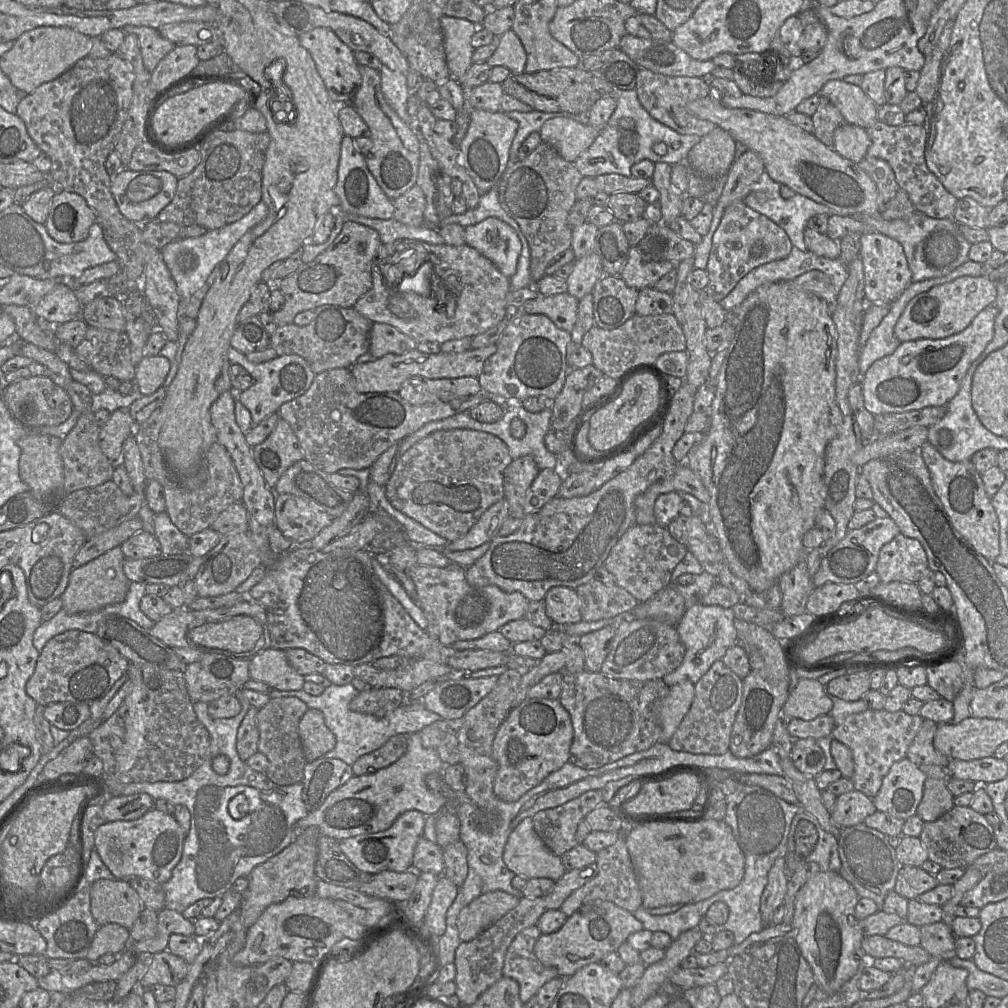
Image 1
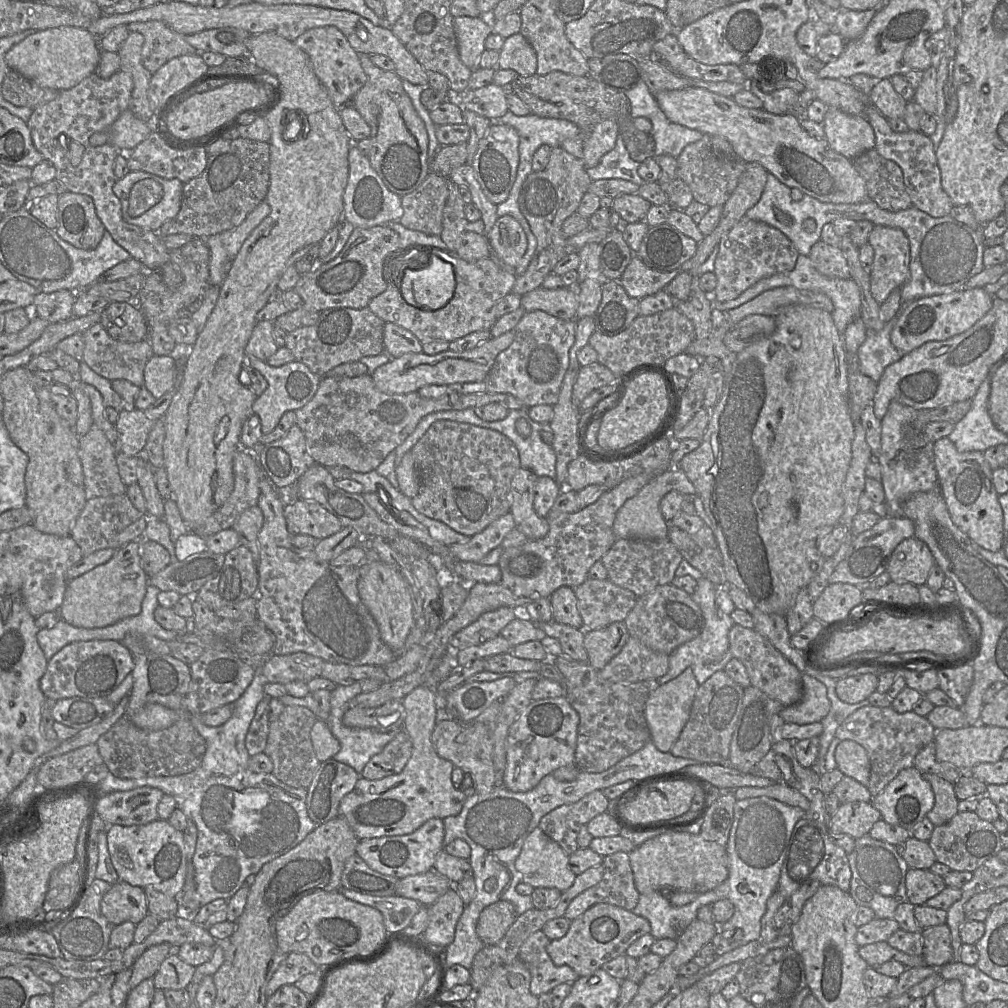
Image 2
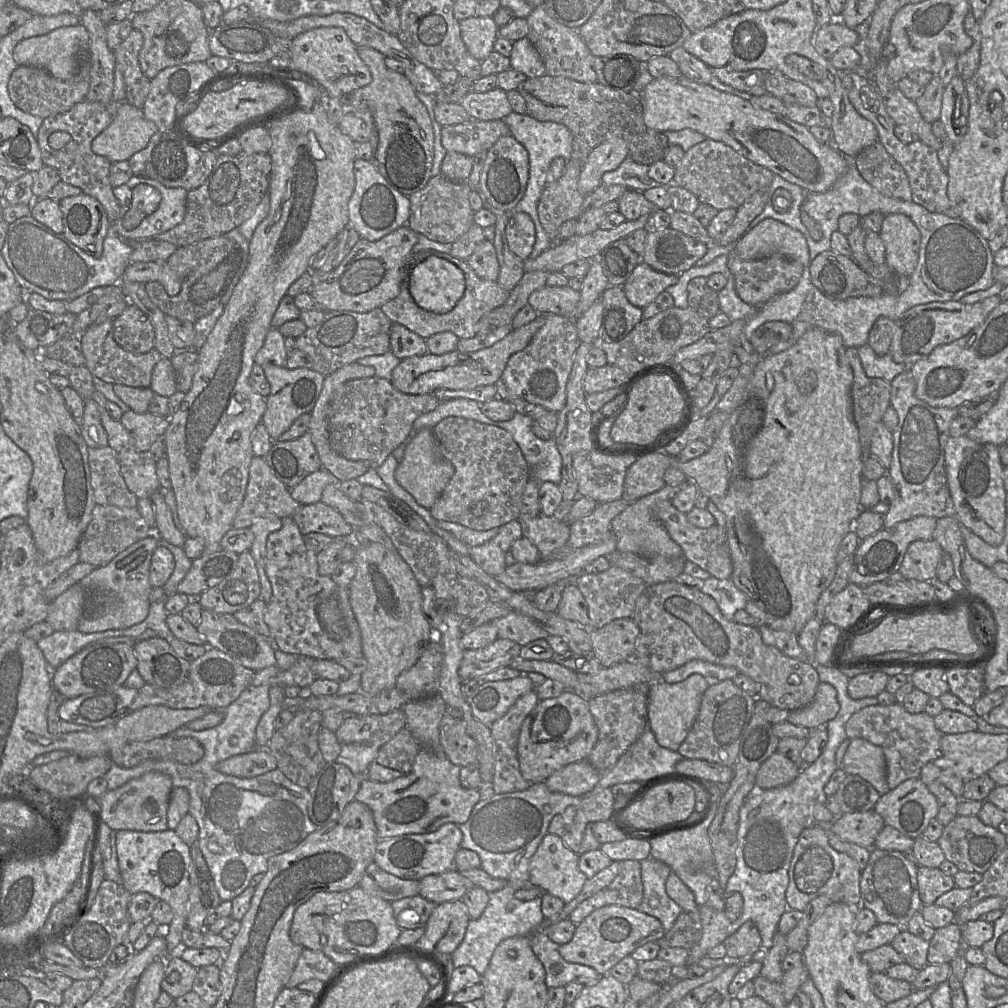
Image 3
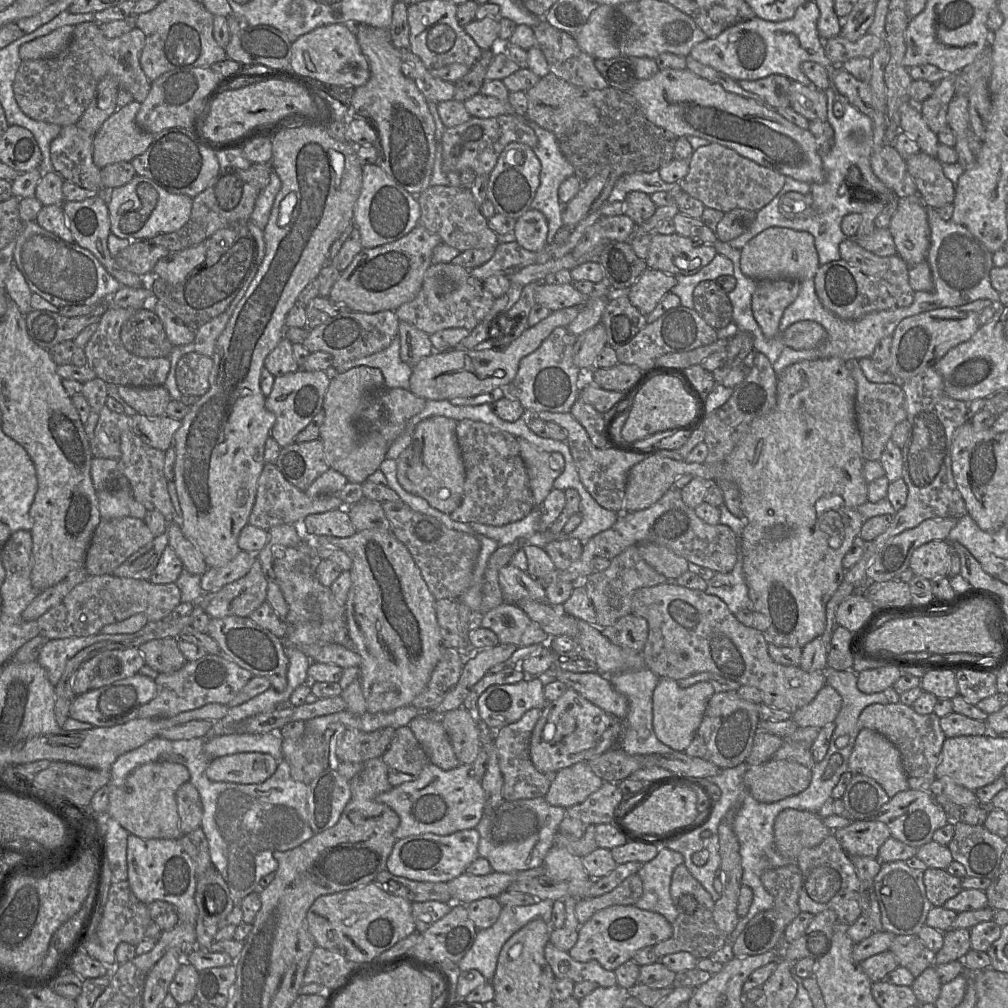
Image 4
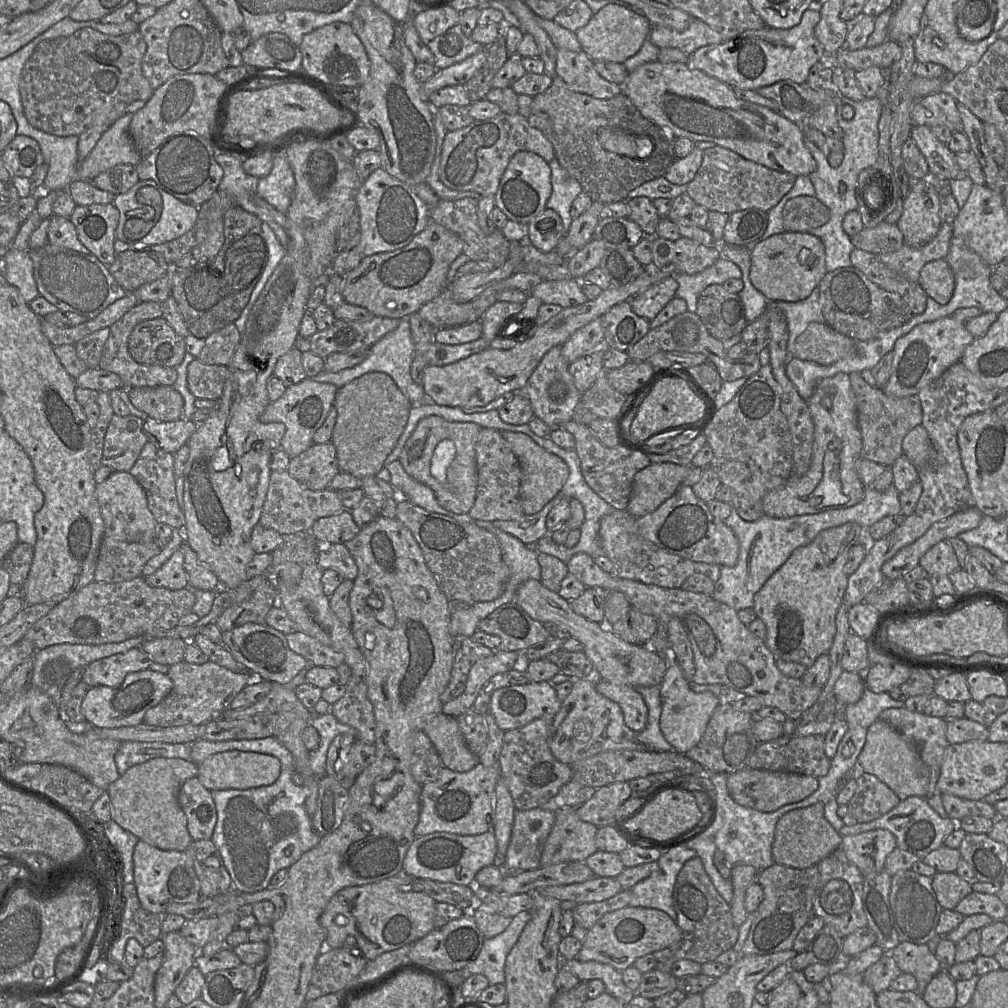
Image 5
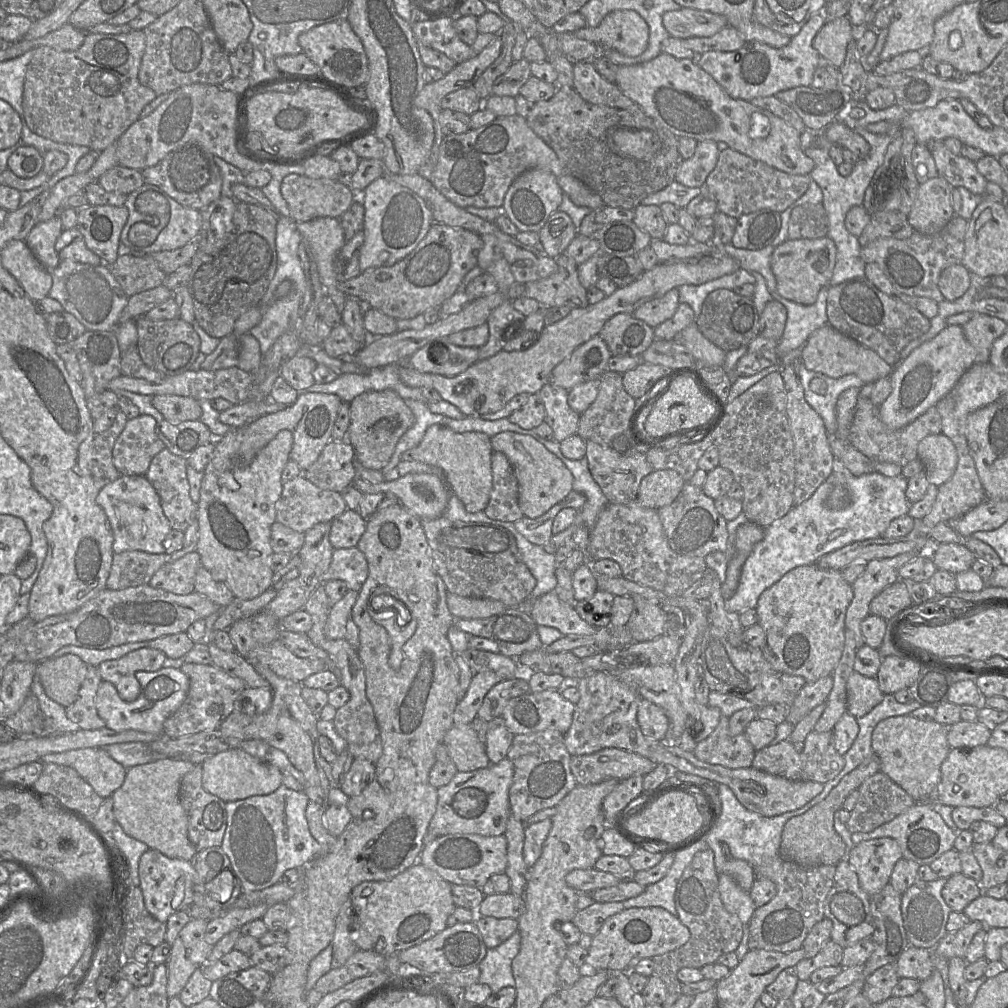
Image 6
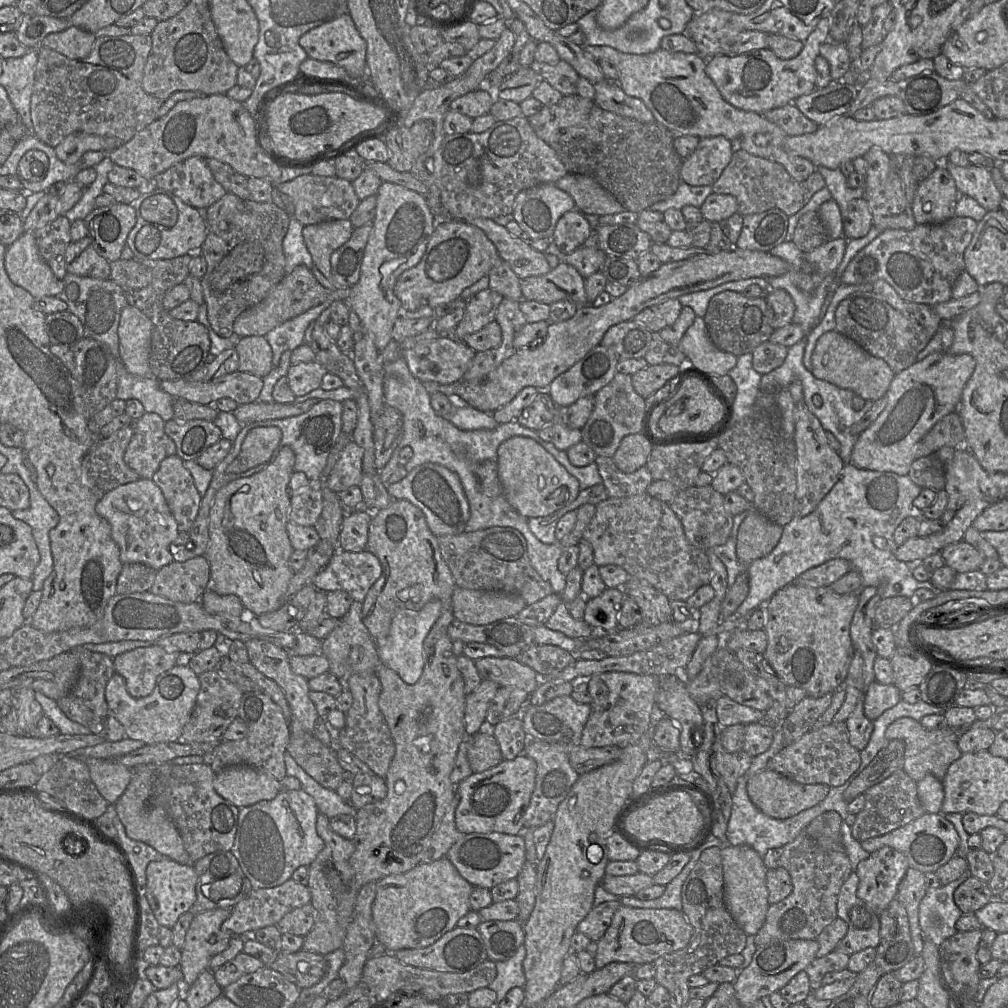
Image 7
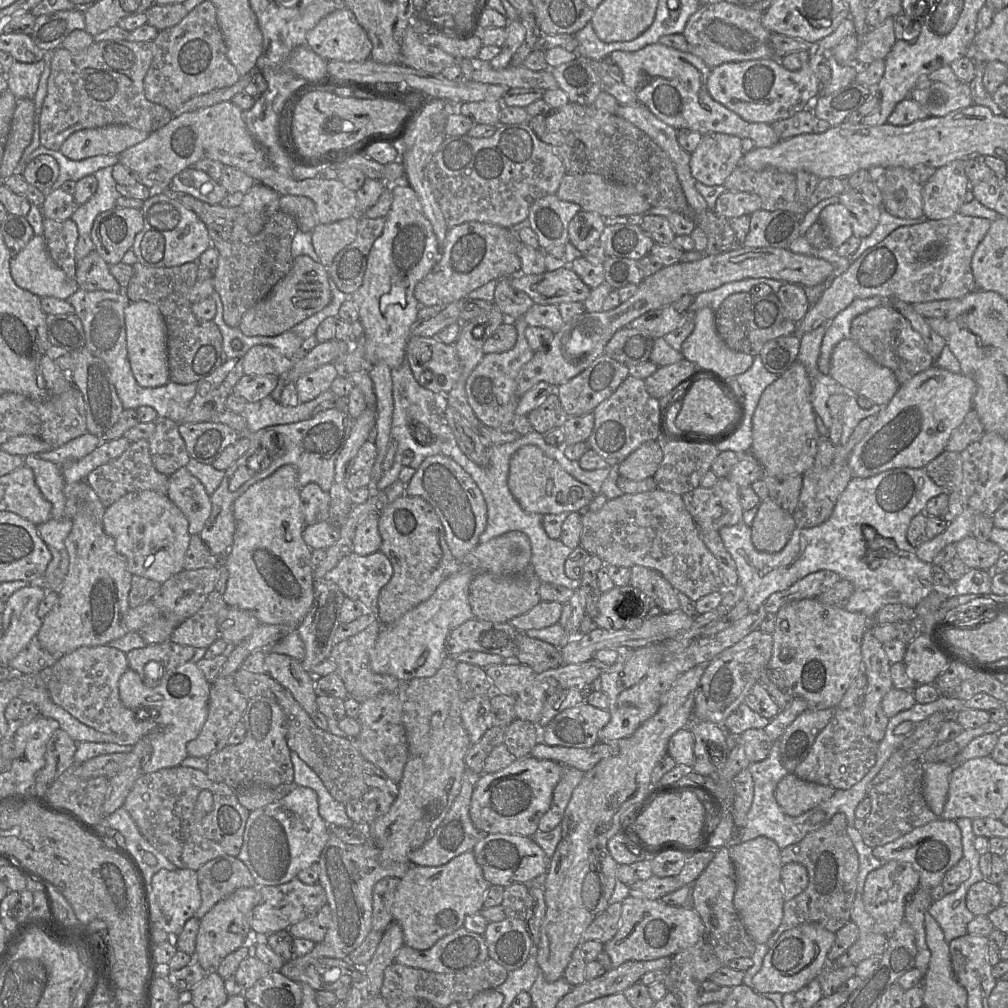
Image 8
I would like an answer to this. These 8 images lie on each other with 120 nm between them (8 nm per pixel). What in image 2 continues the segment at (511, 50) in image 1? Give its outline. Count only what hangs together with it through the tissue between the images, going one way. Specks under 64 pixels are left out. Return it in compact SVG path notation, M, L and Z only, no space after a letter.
M513 34L505 38L497 66L499 69L512 69L520 76L531 76L536 74L536 53L522 34Z

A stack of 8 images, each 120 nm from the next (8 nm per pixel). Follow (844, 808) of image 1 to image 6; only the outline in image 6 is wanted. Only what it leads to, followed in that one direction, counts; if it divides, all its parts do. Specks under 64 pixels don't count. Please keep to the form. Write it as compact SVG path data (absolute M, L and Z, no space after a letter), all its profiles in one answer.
M888 837L862 841L848 852L848 861L858 876L860 887L869 896L890 883L893 868L902 857L897 841Z

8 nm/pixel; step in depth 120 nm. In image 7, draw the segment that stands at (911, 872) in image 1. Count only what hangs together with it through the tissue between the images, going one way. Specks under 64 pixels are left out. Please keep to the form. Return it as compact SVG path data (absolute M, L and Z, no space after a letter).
M973 876L957 887L953 899L963 914L972 914L984 907L994 898L989 886Z

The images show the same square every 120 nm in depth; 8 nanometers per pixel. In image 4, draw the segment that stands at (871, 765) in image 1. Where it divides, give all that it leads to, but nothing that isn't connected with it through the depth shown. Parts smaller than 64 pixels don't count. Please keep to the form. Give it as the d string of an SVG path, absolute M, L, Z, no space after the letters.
M898 703L871 704L863 709L858 718L859 729L868 728L885 736L899 750L909 787L930 792L936 777L946 736L940 726L940 717L934 712L918 714L912 707Z

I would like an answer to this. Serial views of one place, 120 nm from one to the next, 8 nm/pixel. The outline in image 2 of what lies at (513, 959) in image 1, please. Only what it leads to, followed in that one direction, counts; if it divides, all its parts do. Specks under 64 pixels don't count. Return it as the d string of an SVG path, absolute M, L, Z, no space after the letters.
M539 930L532 933L521 945L520 959L531 974L530 991L535 996L549 993L562 983L573 983L580 976L569 966L556 966L547 953L550 939Z

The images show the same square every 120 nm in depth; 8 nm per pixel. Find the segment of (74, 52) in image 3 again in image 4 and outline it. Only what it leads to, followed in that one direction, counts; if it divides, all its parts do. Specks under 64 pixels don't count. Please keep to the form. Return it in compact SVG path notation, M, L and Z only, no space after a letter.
M63 26L51 33L20 46L19 56L24 60L48 59L60 55L69 46L74 26Z

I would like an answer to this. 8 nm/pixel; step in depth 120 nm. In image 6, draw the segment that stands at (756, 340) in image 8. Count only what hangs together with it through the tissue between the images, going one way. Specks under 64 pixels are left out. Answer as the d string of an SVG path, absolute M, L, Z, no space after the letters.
M716 289L704 300L694 322L706 339L729 352L747 346L759 335L760 315L752 298L738 295L733 290Z

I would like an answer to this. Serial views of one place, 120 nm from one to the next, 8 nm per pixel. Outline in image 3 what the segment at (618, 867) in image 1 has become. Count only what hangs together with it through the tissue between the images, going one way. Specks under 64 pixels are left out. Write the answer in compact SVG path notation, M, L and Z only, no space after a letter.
M637 860L620 861L620 871L604 889L581 902L568 919L578 925L594 910L606 905L620 905L636 909L643 898L641 862Z

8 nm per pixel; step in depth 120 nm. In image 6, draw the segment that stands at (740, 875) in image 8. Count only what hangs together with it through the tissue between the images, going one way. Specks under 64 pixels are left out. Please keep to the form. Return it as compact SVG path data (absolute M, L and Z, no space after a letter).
M719 874L719 892L726 910L736 915L743 924L749 924L756 909L750 893L728 874Z

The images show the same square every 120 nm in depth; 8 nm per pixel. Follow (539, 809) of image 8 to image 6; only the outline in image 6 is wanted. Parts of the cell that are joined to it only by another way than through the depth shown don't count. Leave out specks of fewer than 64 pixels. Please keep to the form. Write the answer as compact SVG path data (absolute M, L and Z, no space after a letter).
M507 758L479 770L458 771L447 785L437 788L437 807L429 823L427 834L433 836L455 833L504 835L508 818L512 814L509 789L513 775L514 765Z

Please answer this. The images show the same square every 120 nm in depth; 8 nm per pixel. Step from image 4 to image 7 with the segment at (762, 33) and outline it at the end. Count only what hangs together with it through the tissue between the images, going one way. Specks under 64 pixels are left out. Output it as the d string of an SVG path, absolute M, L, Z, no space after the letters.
M829 17L818 21L803 43L801 52L792 59L778 58L769 48L734 56L715 56L707 59L705 71L722 97L732 106L763 114L766 111L793 103L816 88L815 58L821 44L830 40Z

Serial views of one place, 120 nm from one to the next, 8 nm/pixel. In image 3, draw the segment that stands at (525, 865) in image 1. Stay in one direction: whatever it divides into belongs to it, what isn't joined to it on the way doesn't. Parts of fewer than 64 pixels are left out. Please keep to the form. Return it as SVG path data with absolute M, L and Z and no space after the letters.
M546 834L529 863L529 882L542 892L570 902L588 879L578 867L579 855L555 834Z

